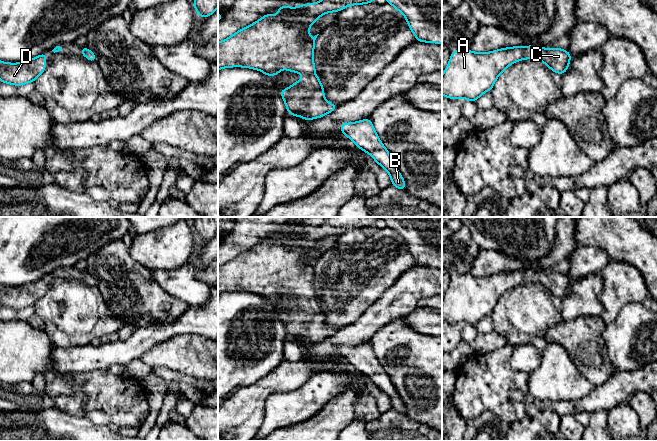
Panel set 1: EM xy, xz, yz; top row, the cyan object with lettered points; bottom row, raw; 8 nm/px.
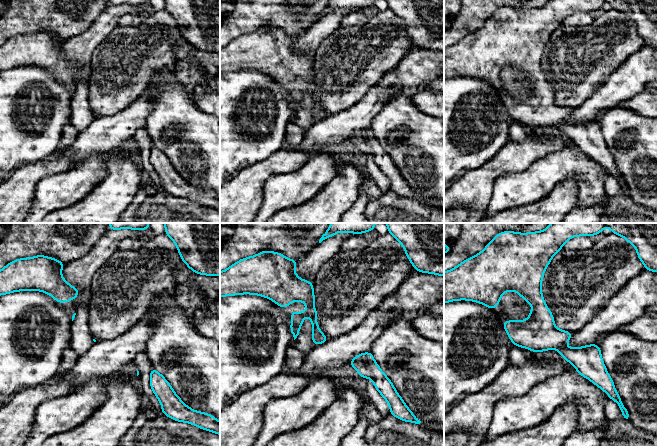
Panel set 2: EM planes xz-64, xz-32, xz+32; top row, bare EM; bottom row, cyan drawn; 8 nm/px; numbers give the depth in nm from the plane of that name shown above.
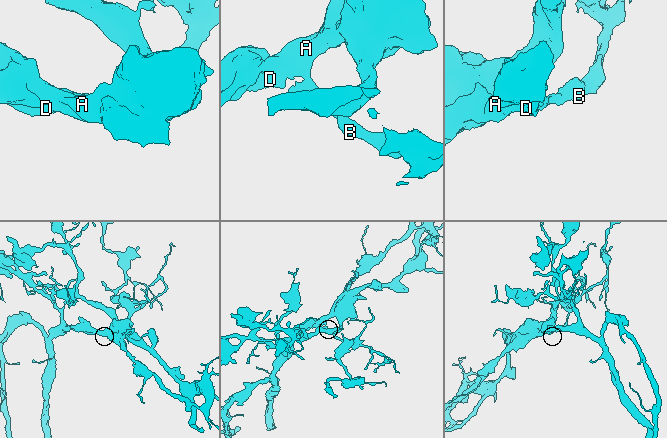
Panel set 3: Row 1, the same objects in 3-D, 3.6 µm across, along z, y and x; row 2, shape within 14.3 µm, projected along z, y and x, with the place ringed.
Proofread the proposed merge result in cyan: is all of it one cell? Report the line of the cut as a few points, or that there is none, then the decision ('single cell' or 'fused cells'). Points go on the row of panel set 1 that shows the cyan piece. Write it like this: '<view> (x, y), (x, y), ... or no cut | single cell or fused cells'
no cut | single cell

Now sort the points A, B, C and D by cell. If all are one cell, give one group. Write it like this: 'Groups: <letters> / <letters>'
Groups: A B C D

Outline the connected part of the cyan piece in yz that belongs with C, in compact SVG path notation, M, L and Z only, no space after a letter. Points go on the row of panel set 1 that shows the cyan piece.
M528 45L475 53L471 50L455 50L442 75L442 95L460 97L475 102L486 91L492 91L498 76L511 64L523 59L538 59L553 72L563 75L572 58L567 50L546 49Z

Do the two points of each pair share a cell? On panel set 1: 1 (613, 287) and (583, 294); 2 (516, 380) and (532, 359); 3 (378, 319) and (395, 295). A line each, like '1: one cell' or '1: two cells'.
1: two cells
2: two cells
3: one cell

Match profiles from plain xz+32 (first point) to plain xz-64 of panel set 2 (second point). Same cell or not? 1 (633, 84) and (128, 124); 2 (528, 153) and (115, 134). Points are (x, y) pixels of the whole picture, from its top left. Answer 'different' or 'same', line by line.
1: same
2: different

